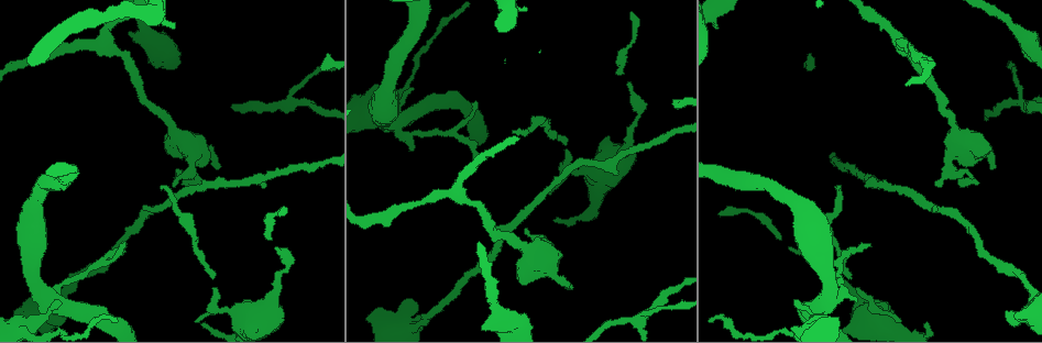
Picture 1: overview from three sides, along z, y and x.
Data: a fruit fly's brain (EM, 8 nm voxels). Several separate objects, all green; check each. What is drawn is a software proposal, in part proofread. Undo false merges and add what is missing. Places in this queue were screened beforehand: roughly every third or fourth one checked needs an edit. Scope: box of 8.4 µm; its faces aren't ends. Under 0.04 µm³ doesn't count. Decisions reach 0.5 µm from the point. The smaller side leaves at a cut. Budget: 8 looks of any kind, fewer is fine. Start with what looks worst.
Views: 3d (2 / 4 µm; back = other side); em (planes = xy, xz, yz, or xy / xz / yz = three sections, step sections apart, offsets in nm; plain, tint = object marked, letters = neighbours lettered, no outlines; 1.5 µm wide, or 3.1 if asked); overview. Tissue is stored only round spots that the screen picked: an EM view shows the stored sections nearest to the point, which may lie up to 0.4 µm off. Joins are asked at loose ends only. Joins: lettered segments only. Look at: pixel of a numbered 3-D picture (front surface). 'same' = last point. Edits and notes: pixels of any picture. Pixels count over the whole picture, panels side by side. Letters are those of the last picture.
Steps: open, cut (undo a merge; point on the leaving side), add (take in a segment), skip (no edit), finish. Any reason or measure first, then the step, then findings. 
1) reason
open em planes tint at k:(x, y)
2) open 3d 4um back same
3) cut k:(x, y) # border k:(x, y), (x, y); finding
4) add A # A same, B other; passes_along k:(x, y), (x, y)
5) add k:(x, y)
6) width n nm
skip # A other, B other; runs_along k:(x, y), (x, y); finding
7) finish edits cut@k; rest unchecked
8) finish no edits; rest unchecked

four or more arms meet
open 3d 2um at 1:(48, 302)

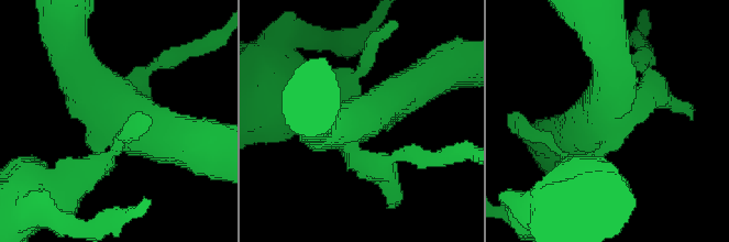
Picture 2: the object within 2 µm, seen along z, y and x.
open em planes letters at 2:(121, 123)

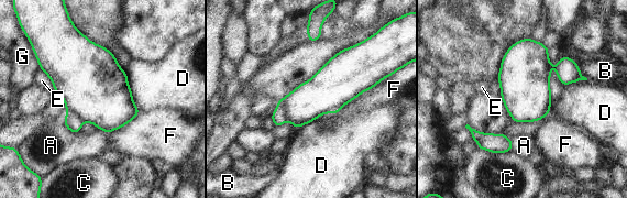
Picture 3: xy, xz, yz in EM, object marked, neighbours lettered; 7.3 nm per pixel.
cut 3:(278, 118) # A other, B other, C other, D other, E other, F other, G other; border 3:(277, 103), (287, 120); a second neuron is stuck on

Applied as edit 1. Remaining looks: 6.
open 3d 4um at 1:(185, 184)

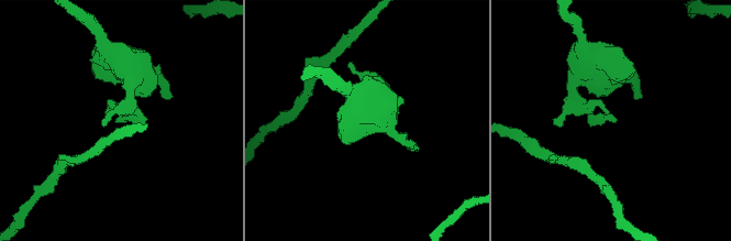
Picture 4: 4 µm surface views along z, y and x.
now the EM
open em xz step 8 letters at 4:(115, 121)

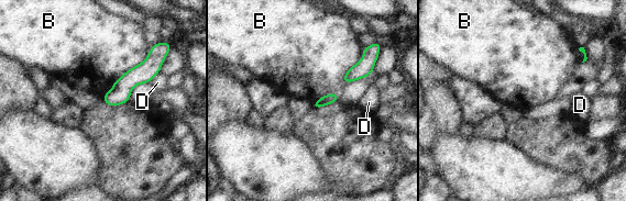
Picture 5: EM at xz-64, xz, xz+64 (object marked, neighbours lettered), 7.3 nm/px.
skip # B other, D other; border 5:(143, 59), (129, 68), (112, 84); none of them fits

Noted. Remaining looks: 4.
finish edits cut@3; rest unchecked

